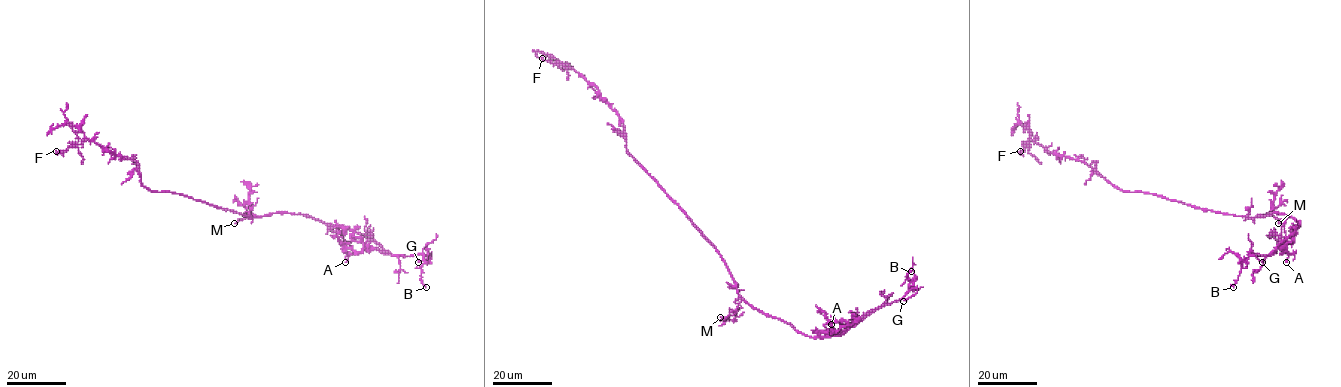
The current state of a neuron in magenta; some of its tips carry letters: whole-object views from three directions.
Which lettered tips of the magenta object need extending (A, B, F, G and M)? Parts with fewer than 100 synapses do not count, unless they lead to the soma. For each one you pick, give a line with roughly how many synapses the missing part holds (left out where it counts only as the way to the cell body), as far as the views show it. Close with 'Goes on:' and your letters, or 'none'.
Goes on: G

